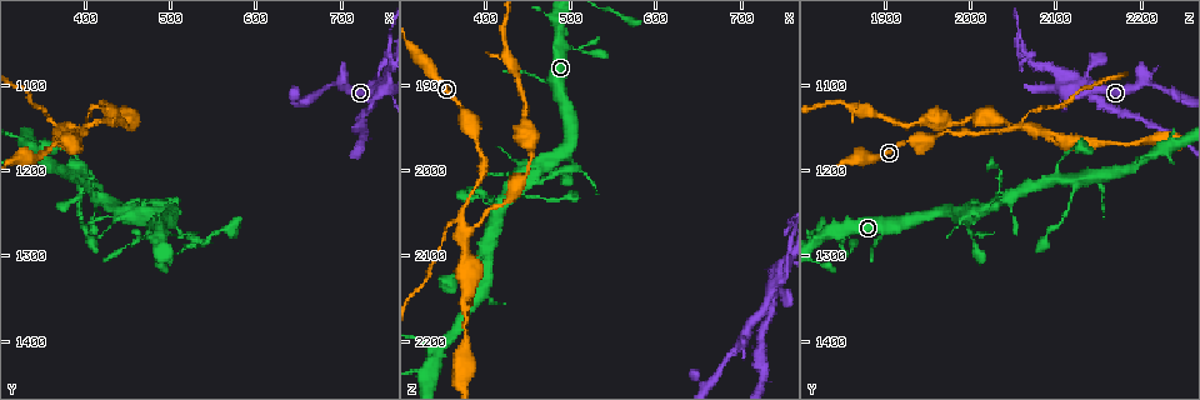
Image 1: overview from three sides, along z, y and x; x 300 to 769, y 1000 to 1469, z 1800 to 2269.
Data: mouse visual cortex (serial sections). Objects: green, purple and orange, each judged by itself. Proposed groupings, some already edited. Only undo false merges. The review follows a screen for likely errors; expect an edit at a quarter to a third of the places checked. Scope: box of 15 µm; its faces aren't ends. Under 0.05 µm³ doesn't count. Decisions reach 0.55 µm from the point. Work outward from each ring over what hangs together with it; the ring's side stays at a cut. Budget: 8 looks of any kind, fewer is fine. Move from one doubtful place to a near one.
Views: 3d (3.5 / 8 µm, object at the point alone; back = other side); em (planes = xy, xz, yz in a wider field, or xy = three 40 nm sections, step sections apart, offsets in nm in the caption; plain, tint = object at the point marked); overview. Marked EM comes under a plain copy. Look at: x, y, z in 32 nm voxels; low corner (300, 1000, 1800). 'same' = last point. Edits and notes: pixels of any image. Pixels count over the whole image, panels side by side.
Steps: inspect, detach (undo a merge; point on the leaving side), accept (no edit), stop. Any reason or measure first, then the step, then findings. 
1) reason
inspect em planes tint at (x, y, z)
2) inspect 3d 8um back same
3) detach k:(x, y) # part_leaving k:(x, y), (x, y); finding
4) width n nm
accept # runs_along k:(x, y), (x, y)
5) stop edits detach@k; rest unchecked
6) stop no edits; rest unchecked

thick turns thin
inspect 3d 3.5um at (375, 1165, 1930)

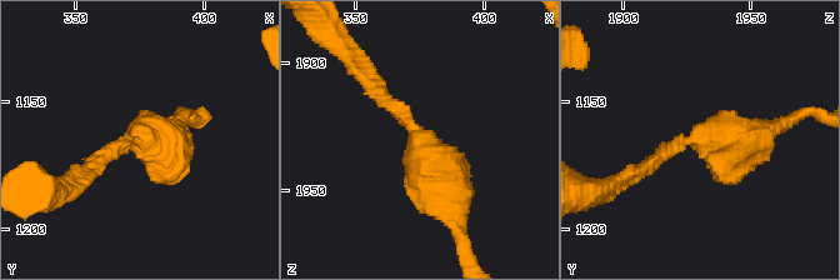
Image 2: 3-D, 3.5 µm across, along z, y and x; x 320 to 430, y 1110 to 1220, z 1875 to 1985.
inspect em xy step 2 tint at (375, 1164, 1931)

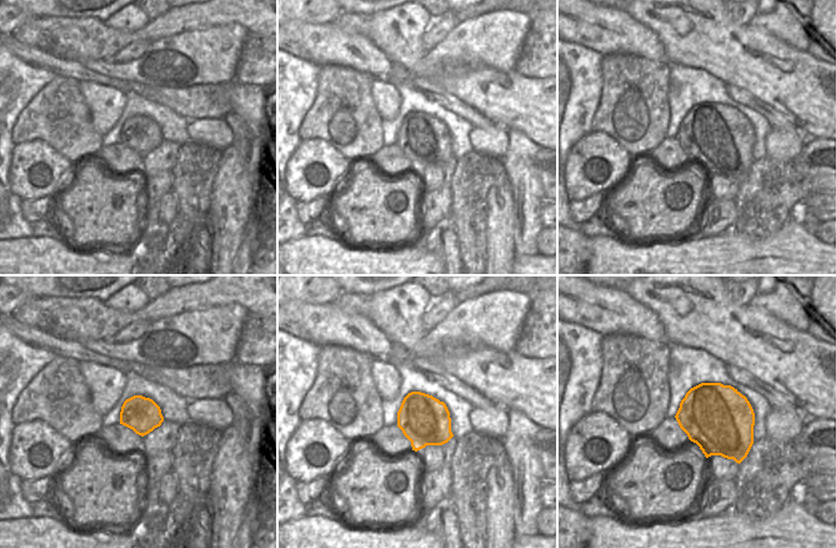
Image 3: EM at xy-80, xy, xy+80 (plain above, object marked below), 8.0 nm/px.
inspect em xy step 5 tint same

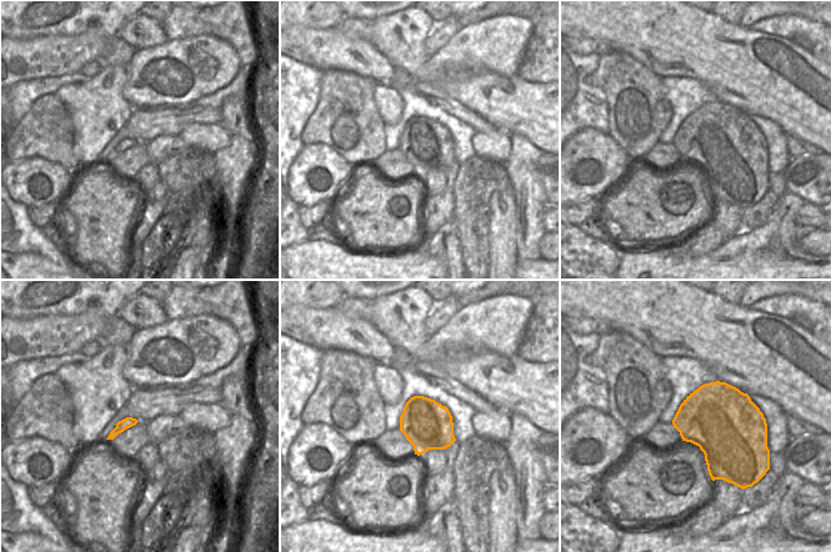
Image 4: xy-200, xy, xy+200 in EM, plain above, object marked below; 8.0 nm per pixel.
width 400 nm
accept # runs_along 2:(371, 86), (425, 148), (453, 211); one cell here

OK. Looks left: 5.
a fork
inspect 3d 8um at (485, 1270, 1845)

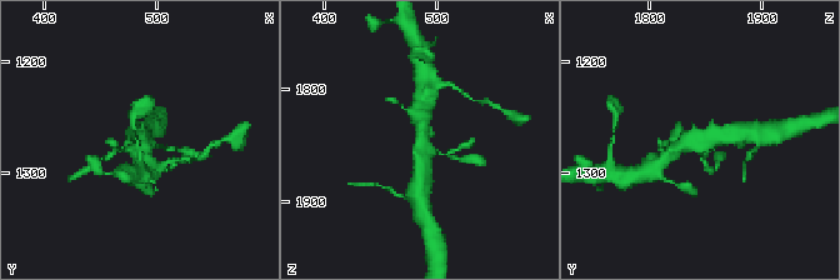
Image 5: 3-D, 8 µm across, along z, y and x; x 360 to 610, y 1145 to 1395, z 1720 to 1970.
shape alone is not enough
inspect em xy step 2 tint at (488, 1270, 1850)

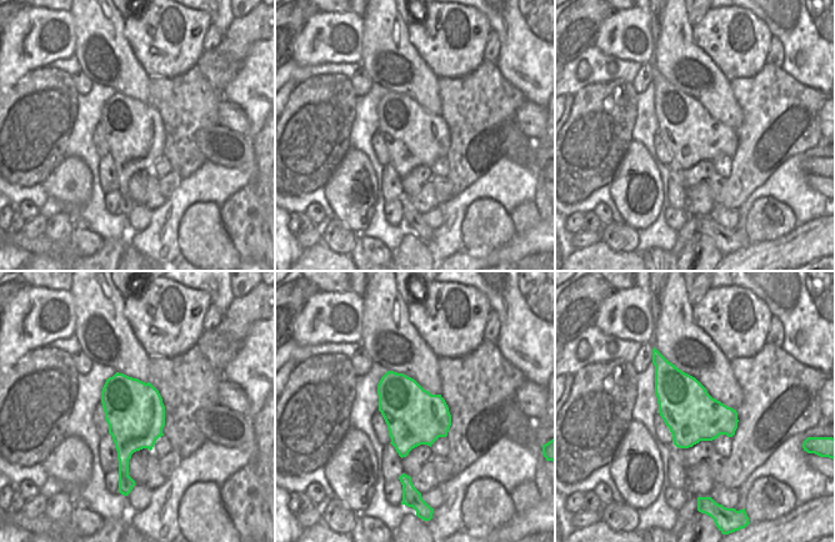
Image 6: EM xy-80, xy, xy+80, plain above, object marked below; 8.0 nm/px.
accept # one cell here

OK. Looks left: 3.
branch point
inspect 3d 3.5um back at (705, 1095, 2200)

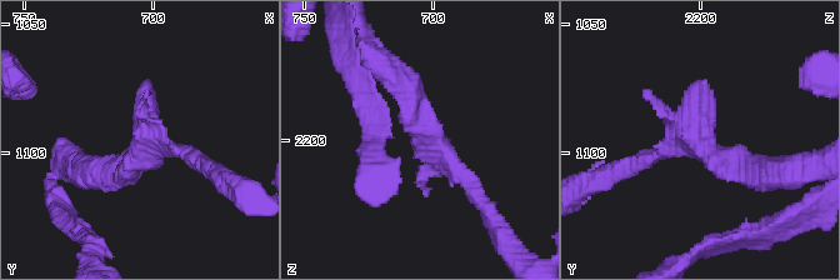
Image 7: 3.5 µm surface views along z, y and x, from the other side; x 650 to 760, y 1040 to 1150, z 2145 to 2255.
inspect em xy step 3 tint at (702, 1096, 2200)

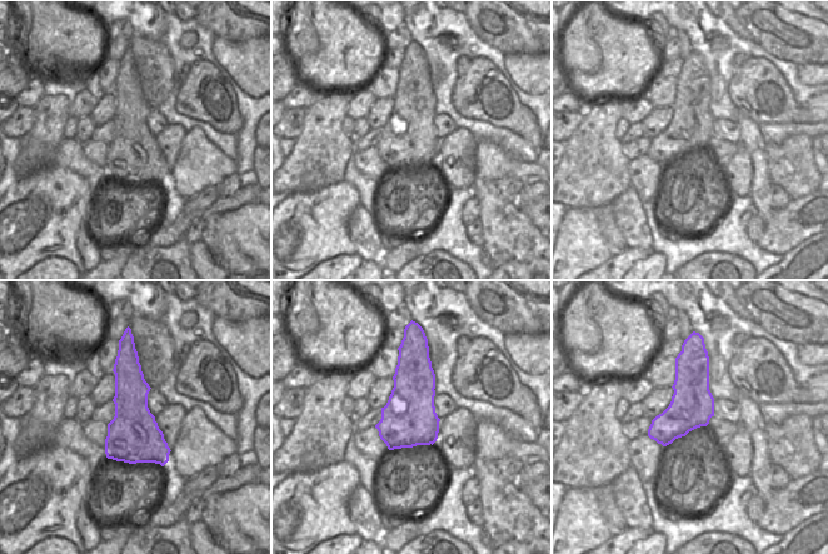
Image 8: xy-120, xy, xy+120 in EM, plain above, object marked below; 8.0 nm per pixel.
accept # runs_along 7:(390, 74), (479, 199); continuous, no second cell

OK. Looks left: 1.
stop no edits; rest unchecked

